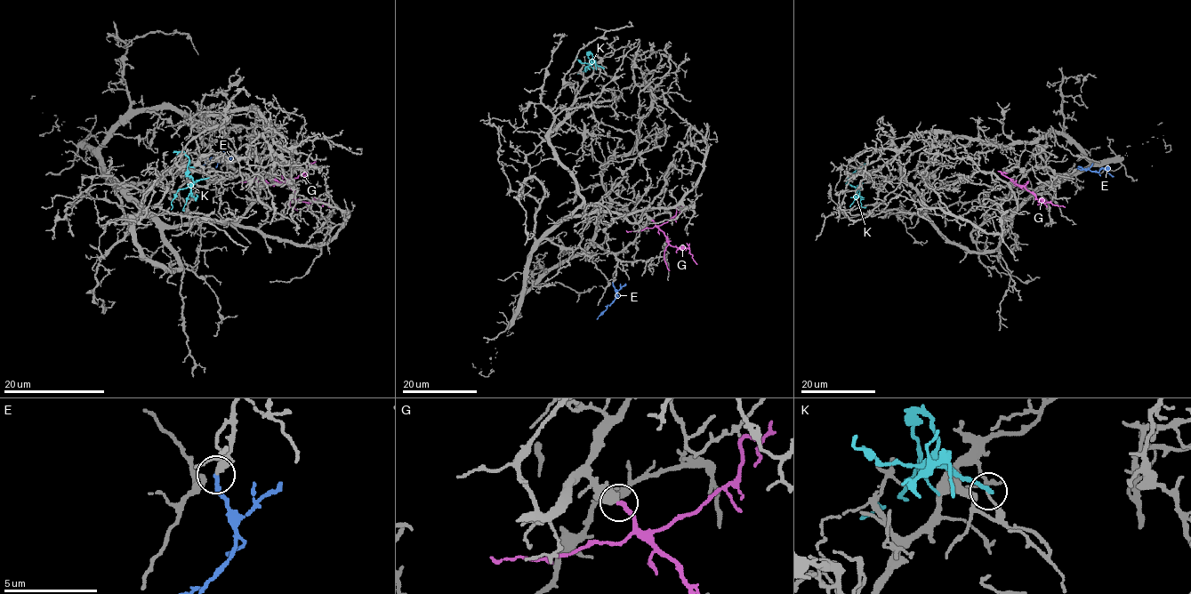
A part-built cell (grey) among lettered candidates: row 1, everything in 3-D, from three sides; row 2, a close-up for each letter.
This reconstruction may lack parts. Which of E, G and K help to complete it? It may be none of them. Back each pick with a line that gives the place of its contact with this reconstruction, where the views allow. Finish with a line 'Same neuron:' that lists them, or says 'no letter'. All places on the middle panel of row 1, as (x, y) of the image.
E: meets grey at (613, 282)
G: meets grey at (652, 220)
Same neuron: E, G

